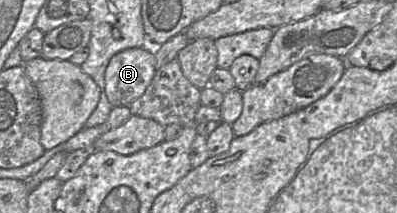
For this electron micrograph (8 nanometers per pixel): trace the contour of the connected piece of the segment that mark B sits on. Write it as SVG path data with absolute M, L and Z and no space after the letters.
M130 48L110 59L105 70L105 92L112 107L129 107L143 95L156 72L154 49Z

